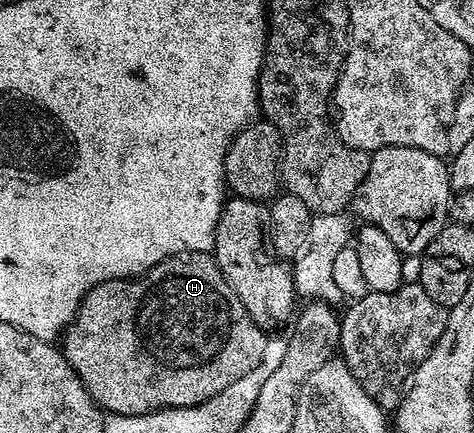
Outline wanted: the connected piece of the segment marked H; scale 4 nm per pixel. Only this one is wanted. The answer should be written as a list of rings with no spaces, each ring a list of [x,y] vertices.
[[[189,250],[183,254],[173,254],[160,264],[156,264],[147,270],[145,274],[137,278],[113,278],[107,282],[96,284],[96,288],[89,290],[76,312],[74,321],[61,335],[60,349],[63,356],[72,364],[76,376],[80,376],[82,387],[90,393],[91,398],[102,407],[106,414],[150,414],[154,410],[167,410],[167,408],[184,408],[185,406],[198,406],[207,402],[212,396],[224,392],[228,384],[236,384],[240,376],[248,376],[252,368],[263,365],[266,362],[268,349],[268,334],[262,330],[248,316],[248,308],[240,304],[240,296],[232,292],[228,280],[220,272],[220,268],[214,263],[213,253],[204,250]]]

